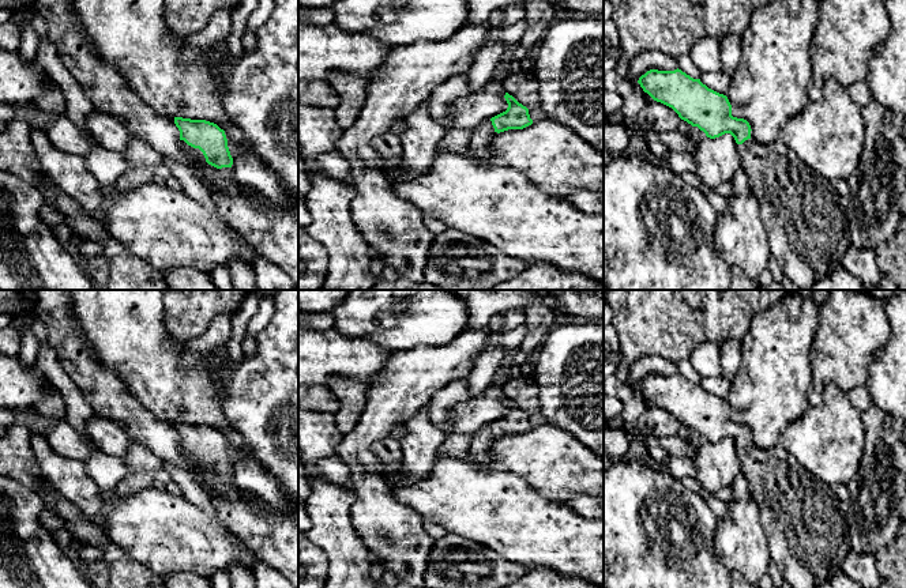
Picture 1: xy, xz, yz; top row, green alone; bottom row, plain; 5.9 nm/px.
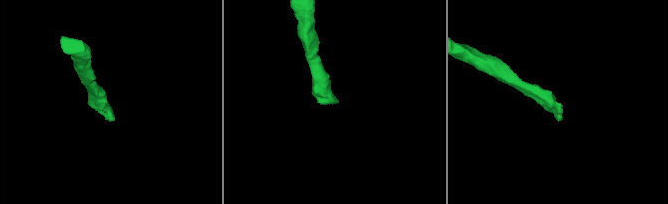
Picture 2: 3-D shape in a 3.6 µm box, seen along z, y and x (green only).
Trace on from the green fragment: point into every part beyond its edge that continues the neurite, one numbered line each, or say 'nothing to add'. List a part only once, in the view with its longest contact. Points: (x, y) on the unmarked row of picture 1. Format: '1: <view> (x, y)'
1: xy (222, 483)

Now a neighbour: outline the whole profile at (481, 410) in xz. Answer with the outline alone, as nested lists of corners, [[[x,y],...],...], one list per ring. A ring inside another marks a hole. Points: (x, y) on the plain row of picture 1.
[[[490,384],[484,395],[473,396],[465,406],[451,414],[454,434],[473,436],[484,426],[507,415],[503,387]]]

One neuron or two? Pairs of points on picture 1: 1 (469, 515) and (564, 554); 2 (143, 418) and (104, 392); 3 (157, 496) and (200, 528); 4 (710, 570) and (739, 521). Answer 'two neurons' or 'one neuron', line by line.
1: one neuron
2: one neuron
3: one neuron
4: two neurons

